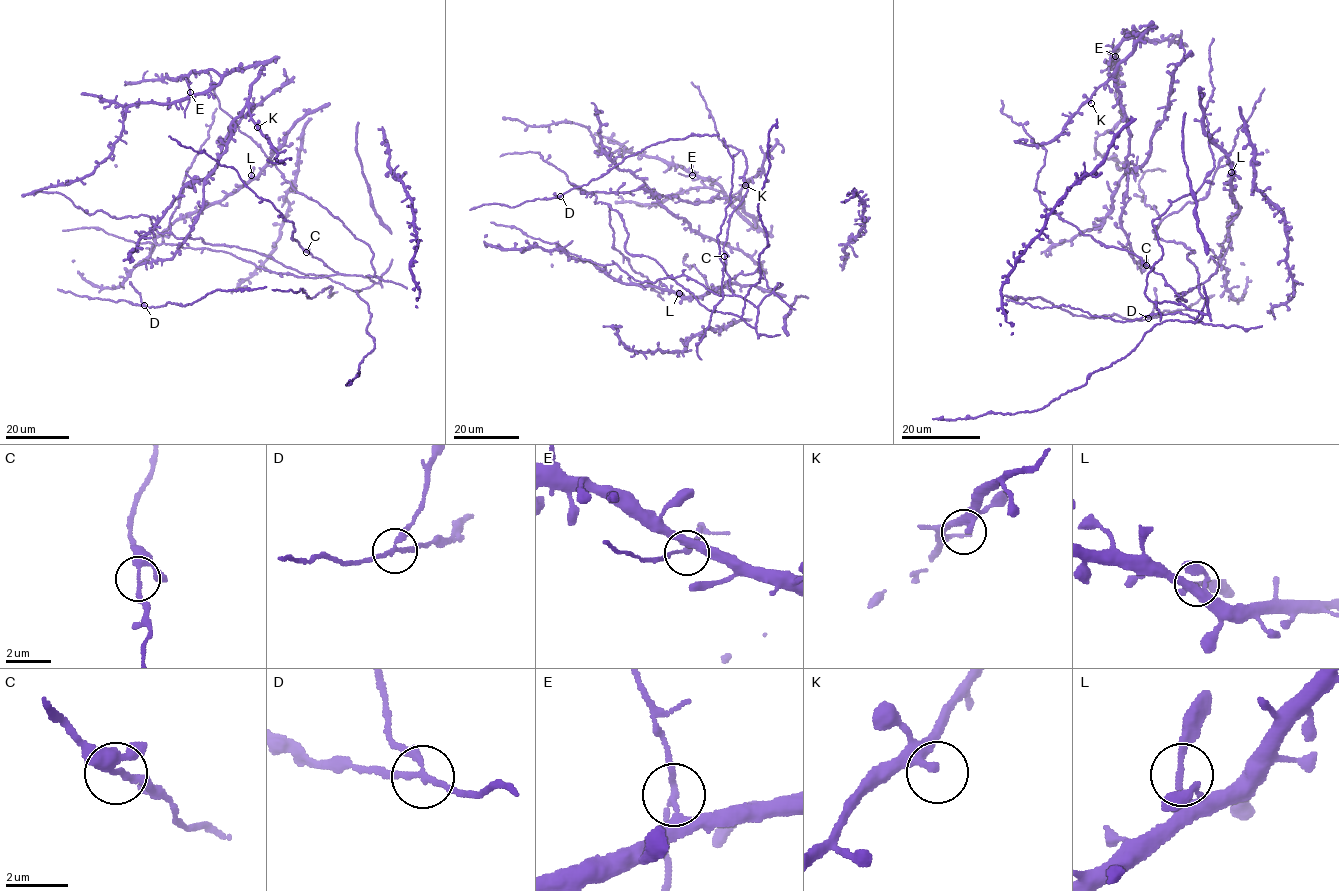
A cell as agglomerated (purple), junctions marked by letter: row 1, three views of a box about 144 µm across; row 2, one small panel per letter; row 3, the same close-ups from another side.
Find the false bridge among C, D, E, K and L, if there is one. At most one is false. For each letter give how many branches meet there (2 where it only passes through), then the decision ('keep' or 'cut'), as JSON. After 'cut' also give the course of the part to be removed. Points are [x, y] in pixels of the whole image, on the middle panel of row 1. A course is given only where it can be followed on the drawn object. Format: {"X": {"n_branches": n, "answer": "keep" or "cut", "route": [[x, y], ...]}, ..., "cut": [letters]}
{"C": {"n_branches": 3, "answer": "keep"}, "D": {"n_branches": 3, "answer": "keep"}, "E": {"n_branches": 3, "answer": "keep"}, "K": {"n_branches": 3, "answer": "keep"}, "L": {"n_branches": 3, "answer": "keep"}, "cut": []}

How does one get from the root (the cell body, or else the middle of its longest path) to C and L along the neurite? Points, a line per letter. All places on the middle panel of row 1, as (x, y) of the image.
C: (721, 312), (738, 315), (755, 327), (758, 310), (749, 301), (734, 295), (724, 256)
L: (721, 312), (754, 327), (758, 310), (685, 275), (640, 282), (616, 264), (568, 254), (624, 283), (679, 293)

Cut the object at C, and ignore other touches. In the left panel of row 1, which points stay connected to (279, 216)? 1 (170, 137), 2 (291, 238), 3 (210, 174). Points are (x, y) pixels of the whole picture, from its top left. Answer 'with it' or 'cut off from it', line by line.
1: with it
2: with it
3: cut off from it

